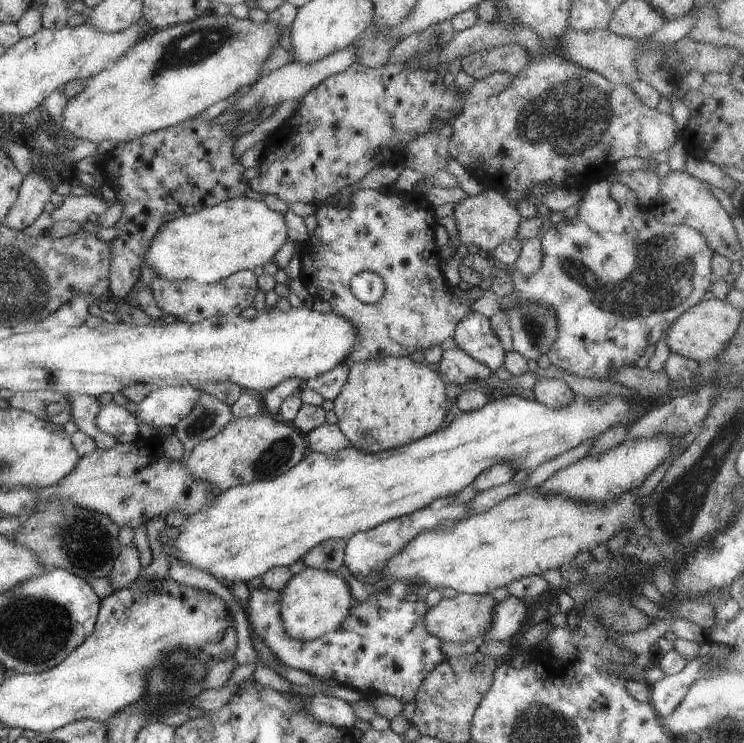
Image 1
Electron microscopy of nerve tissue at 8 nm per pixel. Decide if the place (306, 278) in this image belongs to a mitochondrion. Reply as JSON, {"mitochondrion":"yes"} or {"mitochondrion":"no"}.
{"mitochondrion":"no"}

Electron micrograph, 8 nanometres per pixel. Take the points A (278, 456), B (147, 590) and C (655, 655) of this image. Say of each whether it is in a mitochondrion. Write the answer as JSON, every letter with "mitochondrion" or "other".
{"A":"mitochondrion","B":"mitochondrion","C":"other"}

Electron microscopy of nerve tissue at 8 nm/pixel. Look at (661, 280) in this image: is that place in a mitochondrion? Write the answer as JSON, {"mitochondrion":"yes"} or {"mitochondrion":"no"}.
{"mitochondrion":"yes"}

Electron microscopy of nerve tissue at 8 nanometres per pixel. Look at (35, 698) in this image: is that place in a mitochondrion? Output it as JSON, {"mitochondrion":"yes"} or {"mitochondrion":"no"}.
{"mitochondrion":"no"}

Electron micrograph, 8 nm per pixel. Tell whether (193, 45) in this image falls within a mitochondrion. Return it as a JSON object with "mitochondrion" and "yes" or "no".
{"mitochondrion":"yes"}

